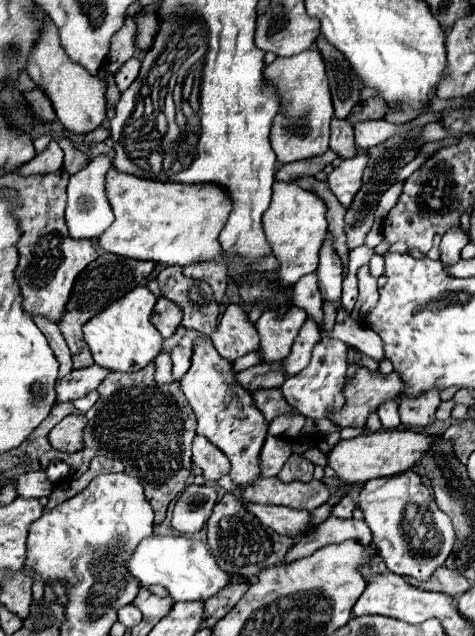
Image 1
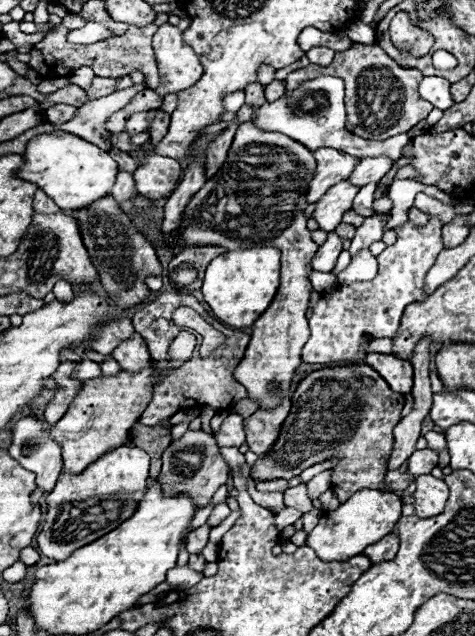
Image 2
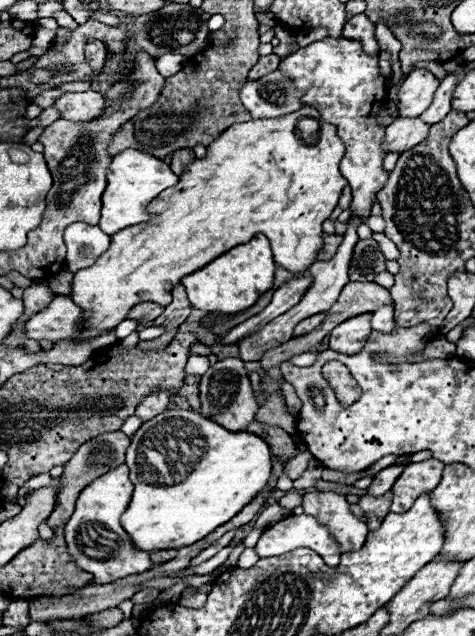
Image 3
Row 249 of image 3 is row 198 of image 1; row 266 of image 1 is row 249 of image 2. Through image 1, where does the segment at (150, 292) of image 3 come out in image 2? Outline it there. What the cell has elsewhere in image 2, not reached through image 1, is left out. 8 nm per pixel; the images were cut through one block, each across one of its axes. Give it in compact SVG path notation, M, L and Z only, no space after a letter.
M252 121L242 122L224 166L192 196L180 226L182 246L214 244L228 250L270 246L282 250L278 294L254 322L246 354L234 370L234 378L248 390L248 398L266 410L276 408L280 400L290 396L292 376L302 364L302 346L310 334L304 312L312 292L308 282L310 260L318 246L306 228L304 192L314 168L314 152L300 142L280 132L262 132Z

